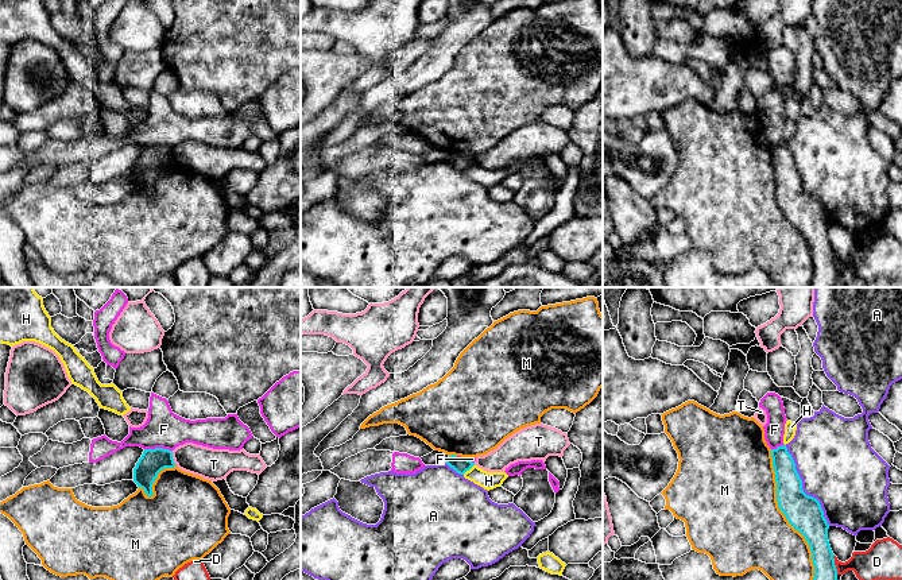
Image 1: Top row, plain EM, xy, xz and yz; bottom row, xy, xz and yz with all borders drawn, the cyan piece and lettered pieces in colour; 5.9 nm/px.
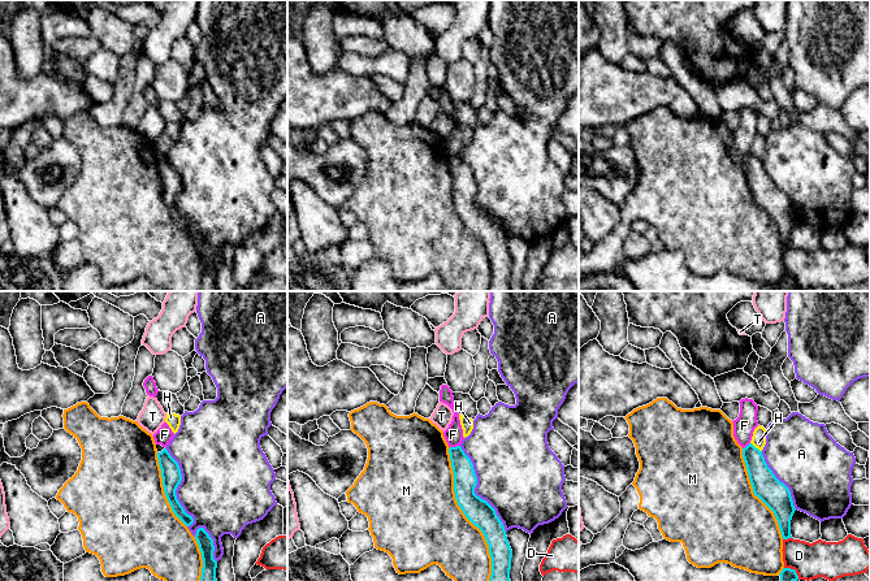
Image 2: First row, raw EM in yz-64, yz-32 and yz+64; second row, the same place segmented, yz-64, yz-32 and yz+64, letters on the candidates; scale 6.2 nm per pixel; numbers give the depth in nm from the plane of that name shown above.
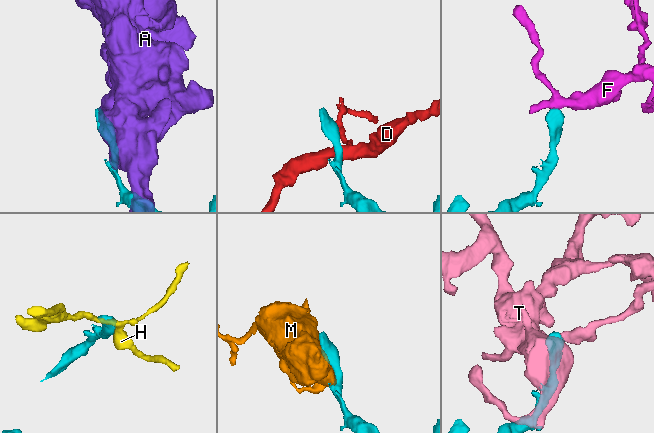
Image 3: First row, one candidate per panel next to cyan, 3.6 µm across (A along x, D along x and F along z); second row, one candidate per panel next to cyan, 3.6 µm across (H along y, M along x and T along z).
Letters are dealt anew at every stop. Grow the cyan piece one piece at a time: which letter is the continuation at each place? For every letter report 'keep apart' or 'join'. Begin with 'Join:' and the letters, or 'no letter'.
Join: no letter
A: keep apart
D: keep apart
F: keep apart
H: keep apart
M: keep apart
T: keep apart

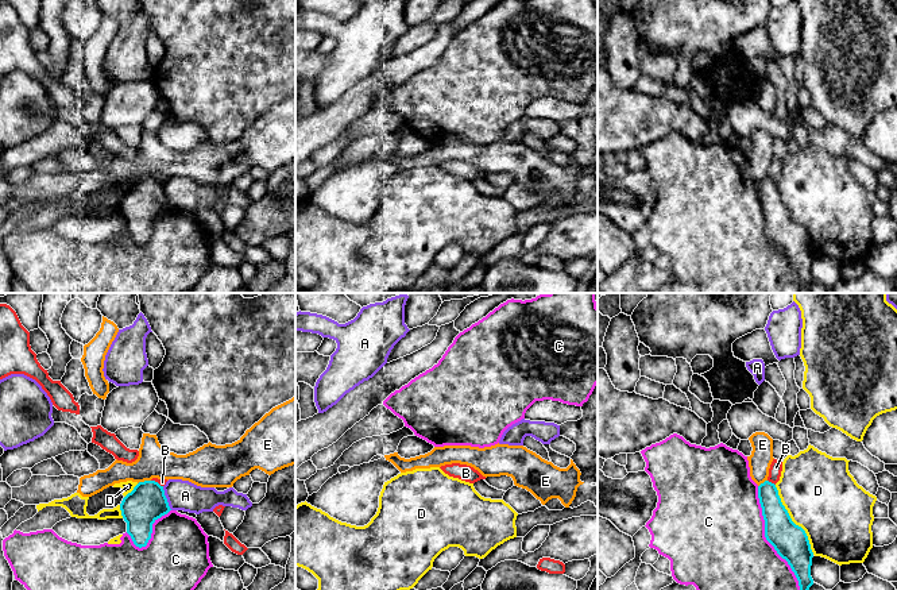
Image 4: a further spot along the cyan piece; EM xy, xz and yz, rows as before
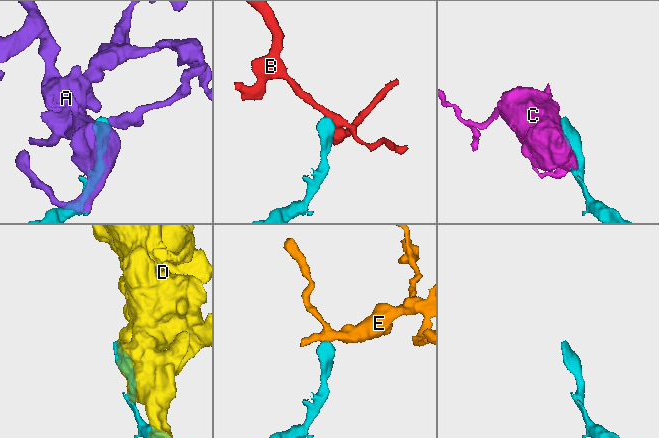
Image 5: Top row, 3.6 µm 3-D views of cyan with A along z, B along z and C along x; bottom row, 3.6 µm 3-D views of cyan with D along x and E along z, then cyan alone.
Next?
Join: no letter
A: keep apart
B: keep apart
C: keep apart
D: keep apart
E: keep apart

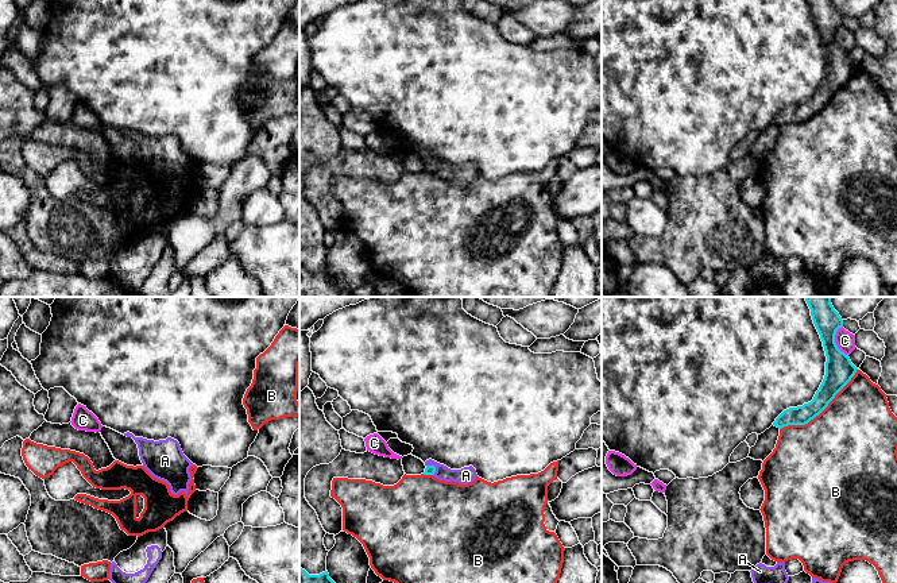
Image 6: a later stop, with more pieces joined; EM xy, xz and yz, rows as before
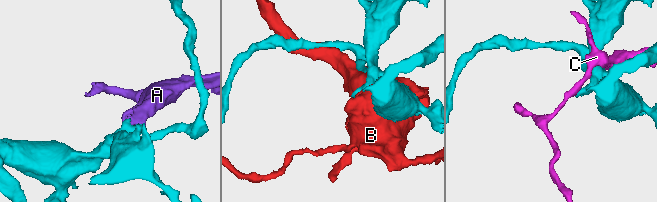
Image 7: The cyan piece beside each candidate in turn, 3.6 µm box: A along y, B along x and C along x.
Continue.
Join: A
A: join
B: keep apart
C: keep apart

